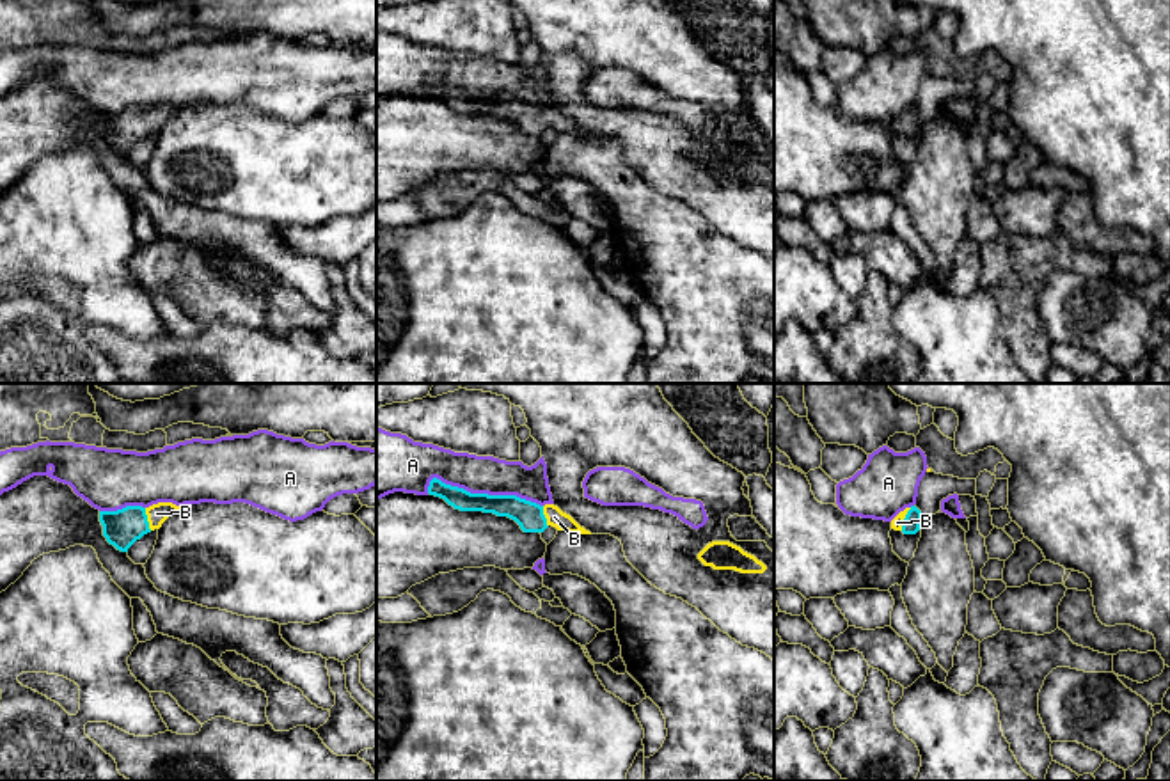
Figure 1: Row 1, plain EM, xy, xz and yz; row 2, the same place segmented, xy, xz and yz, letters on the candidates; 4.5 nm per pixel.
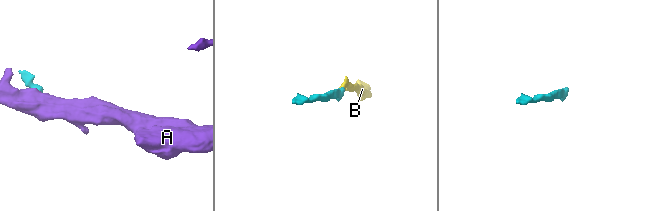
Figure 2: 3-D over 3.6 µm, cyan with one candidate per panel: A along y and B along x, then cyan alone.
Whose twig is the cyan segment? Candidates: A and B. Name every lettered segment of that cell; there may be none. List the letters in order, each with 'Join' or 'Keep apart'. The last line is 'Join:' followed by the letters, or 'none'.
A: Keep apart
B: Join
Join: B

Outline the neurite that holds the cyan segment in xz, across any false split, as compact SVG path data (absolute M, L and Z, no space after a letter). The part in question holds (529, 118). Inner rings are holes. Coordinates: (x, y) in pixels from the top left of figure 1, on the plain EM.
M433 80L428 96L444 101L460 114L483 114L515 122L524 135L543 135L549 128L557 133L591 137L581 130L570 117L554 106L540 108L517 98L470 96Z

